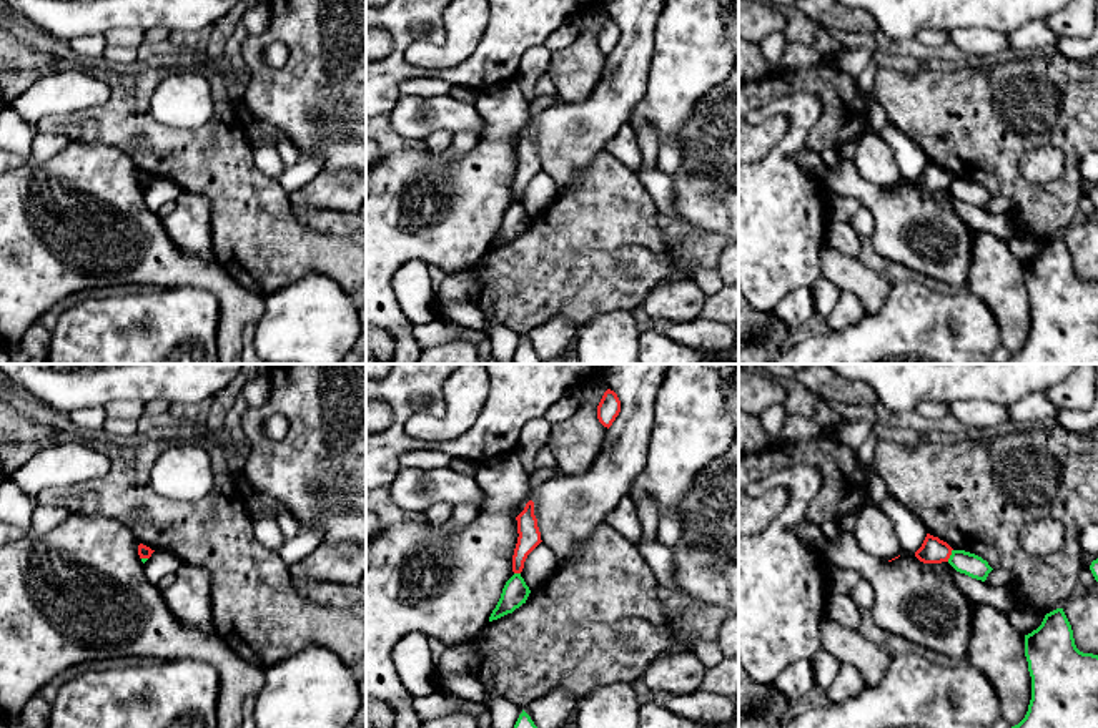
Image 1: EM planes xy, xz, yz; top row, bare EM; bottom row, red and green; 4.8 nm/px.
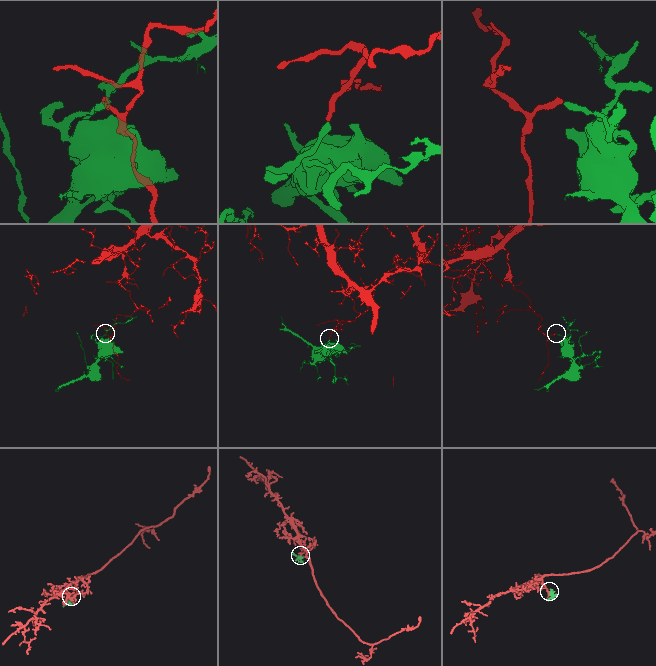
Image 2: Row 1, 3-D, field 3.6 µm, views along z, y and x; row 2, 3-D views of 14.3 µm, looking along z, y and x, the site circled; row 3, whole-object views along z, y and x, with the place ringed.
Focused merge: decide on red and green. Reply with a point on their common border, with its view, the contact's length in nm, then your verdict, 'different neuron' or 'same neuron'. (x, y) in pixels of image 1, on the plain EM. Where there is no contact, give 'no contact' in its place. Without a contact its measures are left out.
contact yz (950, 182); length 70 nm; different neuron

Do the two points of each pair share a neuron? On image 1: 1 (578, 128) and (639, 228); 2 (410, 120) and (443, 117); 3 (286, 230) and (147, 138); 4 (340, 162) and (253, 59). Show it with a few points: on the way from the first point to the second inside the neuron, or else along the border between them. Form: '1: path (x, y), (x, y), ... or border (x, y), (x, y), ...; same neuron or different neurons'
1: border (604, 148), (571, 186); different neurons
2: path (418, 122), (425, 123), (435, 117); same neuron
3: path (252, 205), (208, 162), (182, 155); same neuron
4: path (325, 137), (272, 83); same neuron

